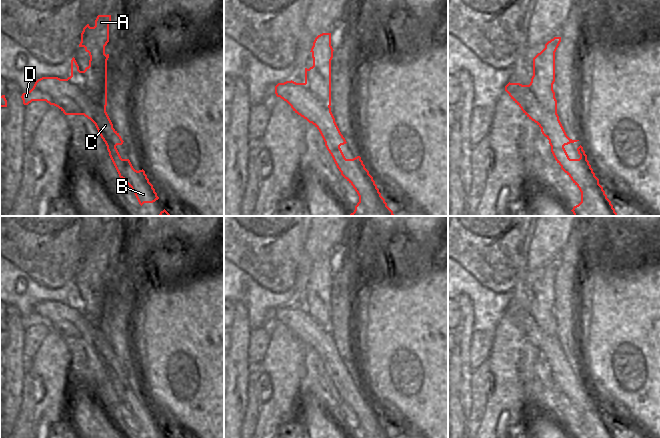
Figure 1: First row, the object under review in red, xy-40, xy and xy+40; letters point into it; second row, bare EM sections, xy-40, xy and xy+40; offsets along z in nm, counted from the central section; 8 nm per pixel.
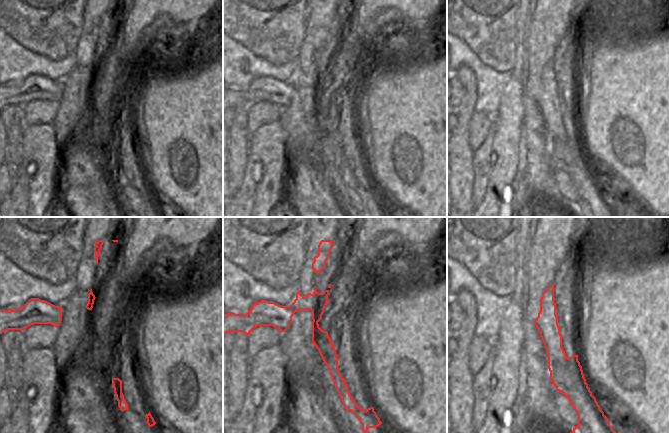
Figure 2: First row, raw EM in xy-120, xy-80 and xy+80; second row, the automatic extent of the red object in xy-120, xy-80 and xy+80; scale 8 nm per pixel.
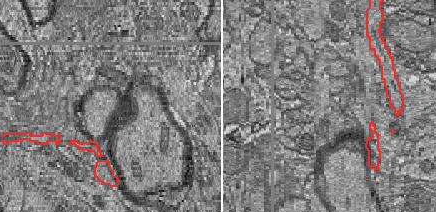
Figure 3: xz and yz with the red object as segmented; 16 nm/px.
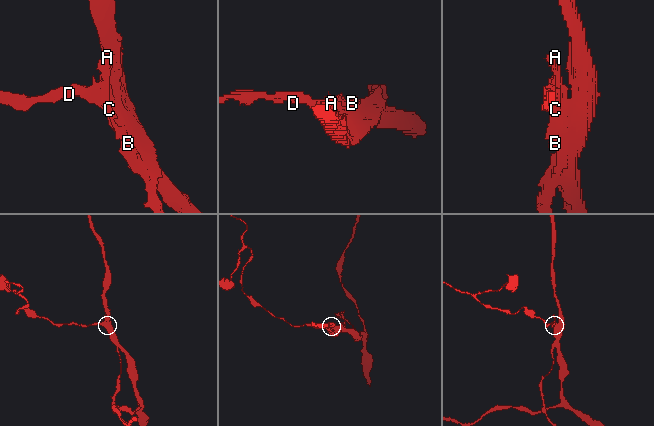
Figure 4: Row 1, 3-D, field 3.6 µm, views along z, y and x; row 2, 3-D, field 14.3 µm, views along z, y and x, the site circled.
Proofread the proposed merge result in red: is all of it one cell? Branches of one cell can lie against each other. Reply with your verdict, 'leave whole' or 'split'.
split

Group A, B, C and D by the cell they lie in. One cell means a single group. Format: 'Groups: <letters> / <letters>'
Groups: A / B C D.

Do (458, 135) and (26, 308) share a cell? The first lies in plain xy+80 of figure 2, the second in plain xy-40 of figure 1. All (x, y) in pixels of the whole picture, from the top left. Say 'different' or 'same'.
different

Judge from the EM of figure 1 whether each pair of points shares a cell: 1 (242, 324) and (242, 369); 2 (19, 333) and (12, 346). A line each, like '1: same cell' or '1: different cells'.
1: same cell
2: same cell

